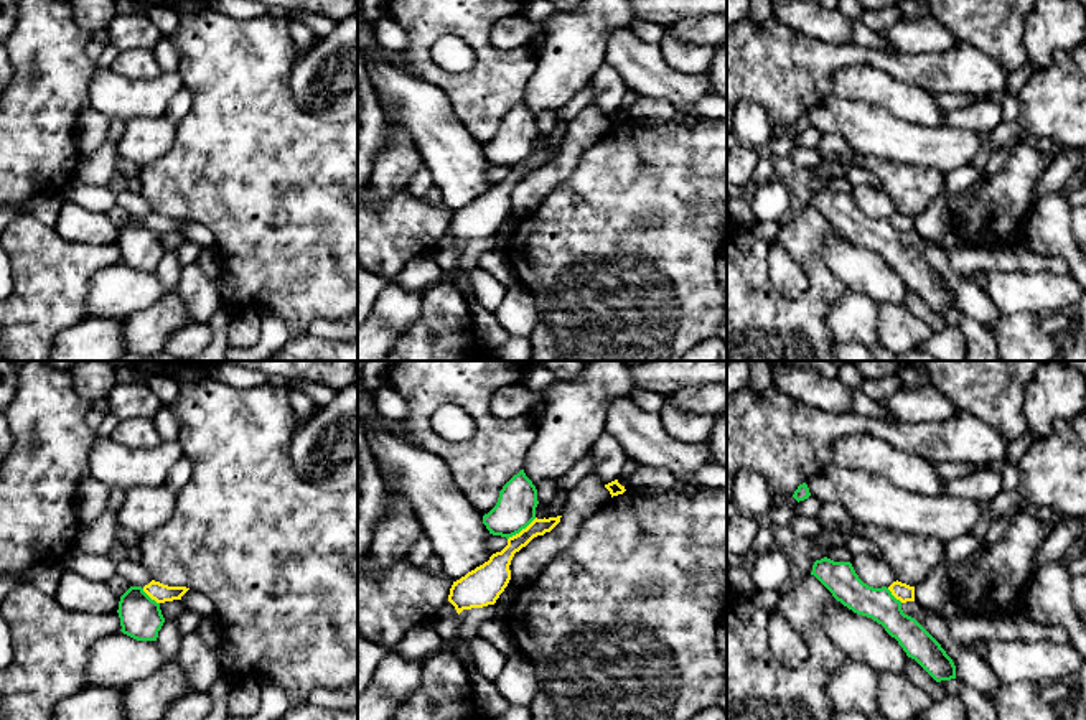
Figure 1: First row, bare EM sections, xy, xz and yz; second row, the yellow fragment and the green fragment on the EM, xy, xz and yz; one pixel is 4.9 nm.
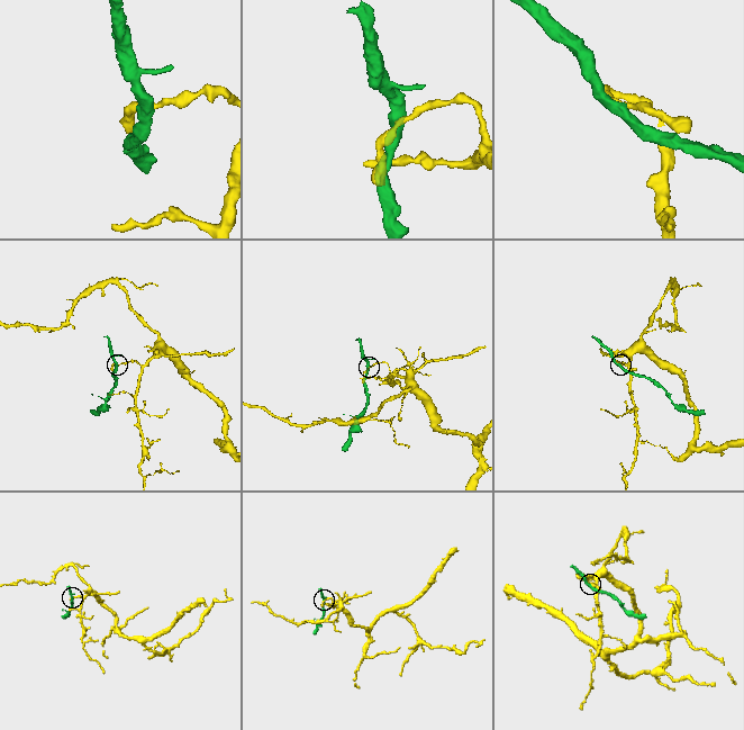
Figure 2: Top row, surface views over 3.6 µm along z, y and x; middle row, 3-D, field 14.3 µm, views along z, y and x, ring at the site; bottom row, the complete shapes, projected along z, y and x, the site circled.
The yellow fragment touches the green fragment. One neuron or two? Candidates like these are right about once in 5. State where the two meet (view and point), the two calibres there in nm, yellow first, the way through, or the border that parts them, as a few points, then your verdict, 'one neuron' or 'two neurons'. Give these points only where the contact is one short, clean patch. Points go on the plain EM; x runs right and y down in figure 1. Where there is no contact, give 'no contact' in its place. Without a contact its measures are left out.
xz (523, 160) | 140/190 nm | along xz (536, 149), (508, 170) | two neurons

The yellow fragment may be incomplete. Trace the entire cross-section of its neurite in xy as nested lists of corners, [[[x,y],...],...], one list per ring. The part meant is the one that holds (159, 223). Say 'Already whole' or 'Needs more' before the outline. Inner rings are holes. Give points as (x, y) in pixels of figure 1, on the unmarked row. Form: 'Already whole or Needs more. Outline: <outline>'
Already whole. Outline: [[[155,211],[143,217],[143,222],[157,234],[181,231],[188,221],[186,217],[168,217]]]

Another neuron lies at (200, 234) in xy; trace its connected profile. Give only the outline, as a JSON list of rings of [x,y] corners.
[[[188,221],[180,231],[186,241],[194,242],[201,249],[216,252],[216,242],[213,232],[198,221]]]

